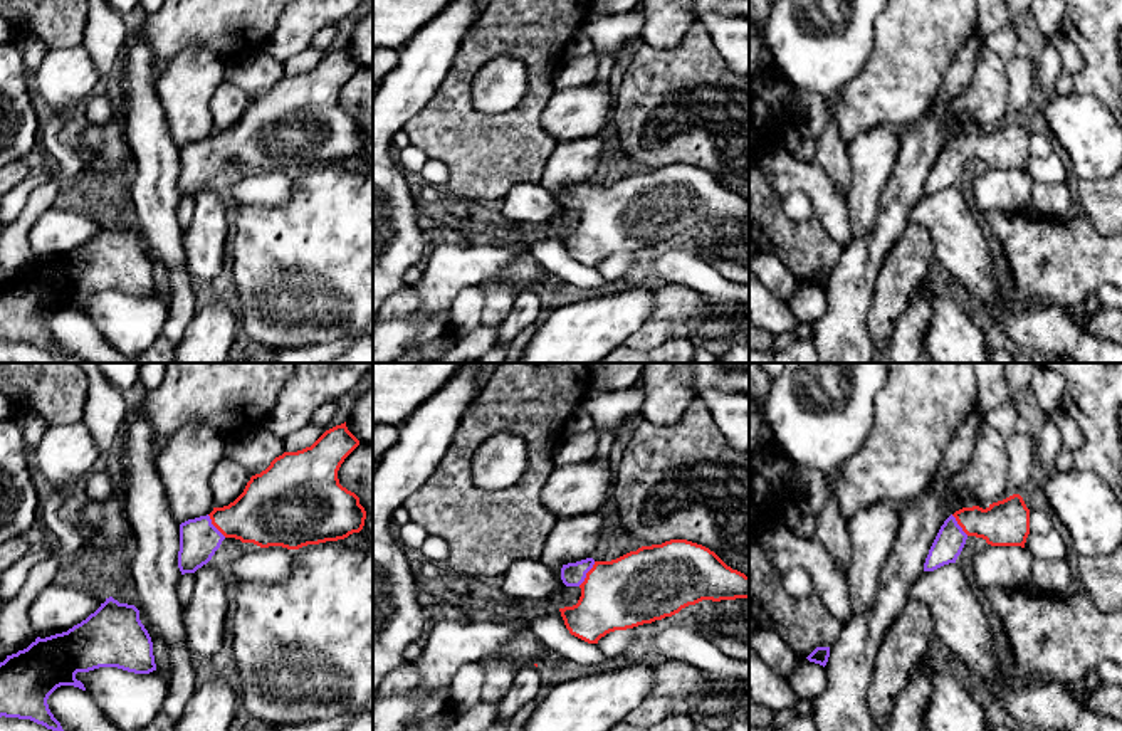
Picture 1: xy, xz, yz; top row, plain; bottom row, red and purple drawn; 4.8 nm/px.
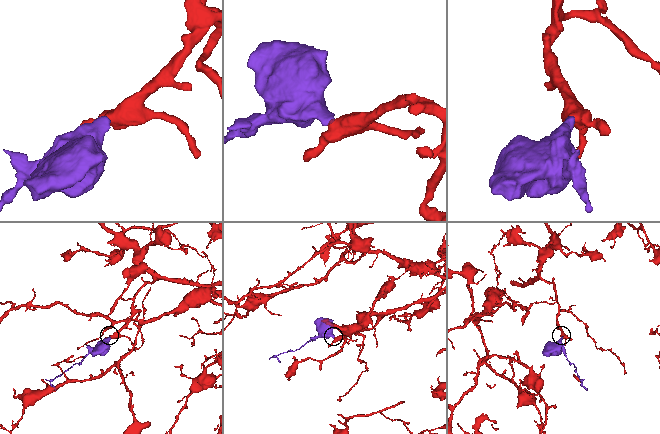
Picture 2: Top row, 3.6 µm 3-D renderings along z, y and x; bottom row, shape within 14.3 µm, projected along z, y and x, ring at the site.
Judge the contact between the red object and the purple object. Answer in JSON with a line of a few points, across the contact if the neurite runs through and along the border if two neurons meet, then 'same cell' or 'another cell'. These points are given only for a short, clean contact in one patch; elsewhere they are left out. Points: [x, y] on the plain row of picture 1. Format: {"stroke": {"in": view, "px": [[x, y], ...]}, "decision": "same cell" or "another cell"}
{"stroke": {"in": "xz", "px": [[635, 212], [608, 212], [587, 197], [573, 197]]}, "decision": "same cell"}

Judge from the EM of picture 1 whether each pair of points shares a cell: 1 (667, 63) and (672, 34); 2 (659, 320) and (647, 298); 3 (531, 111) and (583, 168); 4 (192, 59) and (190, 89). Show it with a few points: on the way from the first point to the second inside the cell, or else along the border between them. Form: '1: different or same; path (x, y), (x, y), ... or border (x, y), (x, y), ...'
1: different; border (697, 26), (676, 47), (644, 44)
2: different; border (659, 289), (654, 311), (629, 338)
3: different; border (560, 141), (541, 177)
4: same; path (192, 66), (190, 83)

